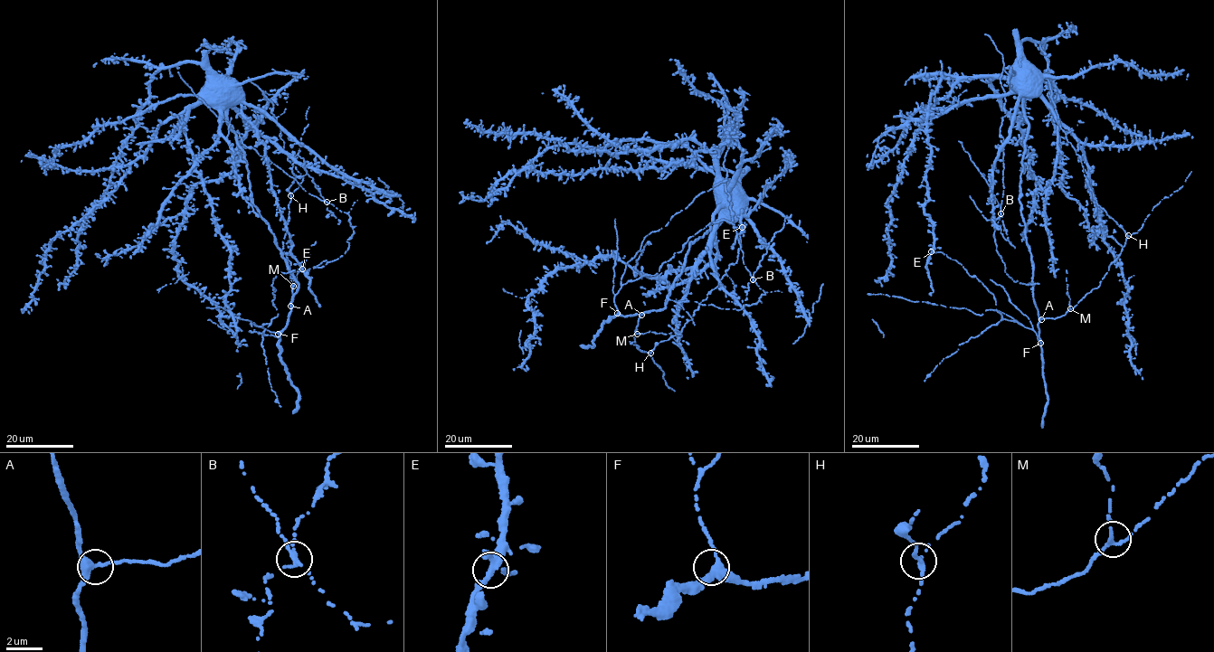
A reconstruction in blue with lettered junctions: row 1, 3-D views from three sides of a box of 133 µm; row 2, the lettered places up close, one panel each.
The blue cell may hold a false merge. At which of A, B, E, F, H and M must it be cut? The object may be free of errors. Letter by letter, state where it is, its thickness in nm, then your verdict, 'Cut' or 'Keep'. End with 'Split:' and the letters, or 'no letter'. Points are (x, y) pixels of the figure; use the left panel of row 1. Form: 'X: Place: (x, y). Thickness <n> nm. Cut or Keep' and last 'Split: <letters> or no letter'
A: Place: (290, 306). Thickness 300 nm. Keep
B: Place: (327, 202). Thickness 220 nm. Cut
E: Place: (302, 269). Thickness 320 nm. Keep
F: Place: (278, 334). Thickness 320 nm. Keep
H: Place: (290, 195). Thickness 240 nm. Keep
M: Place: (293, 286). Thickness 200 nm. Keep
Split: B

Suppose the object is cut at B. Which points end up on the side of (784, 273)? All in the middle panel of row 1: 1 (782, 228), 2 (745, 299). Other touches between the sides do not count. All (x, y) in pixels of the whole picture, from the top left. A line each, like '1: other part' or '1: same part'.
1: other part
2: other part

